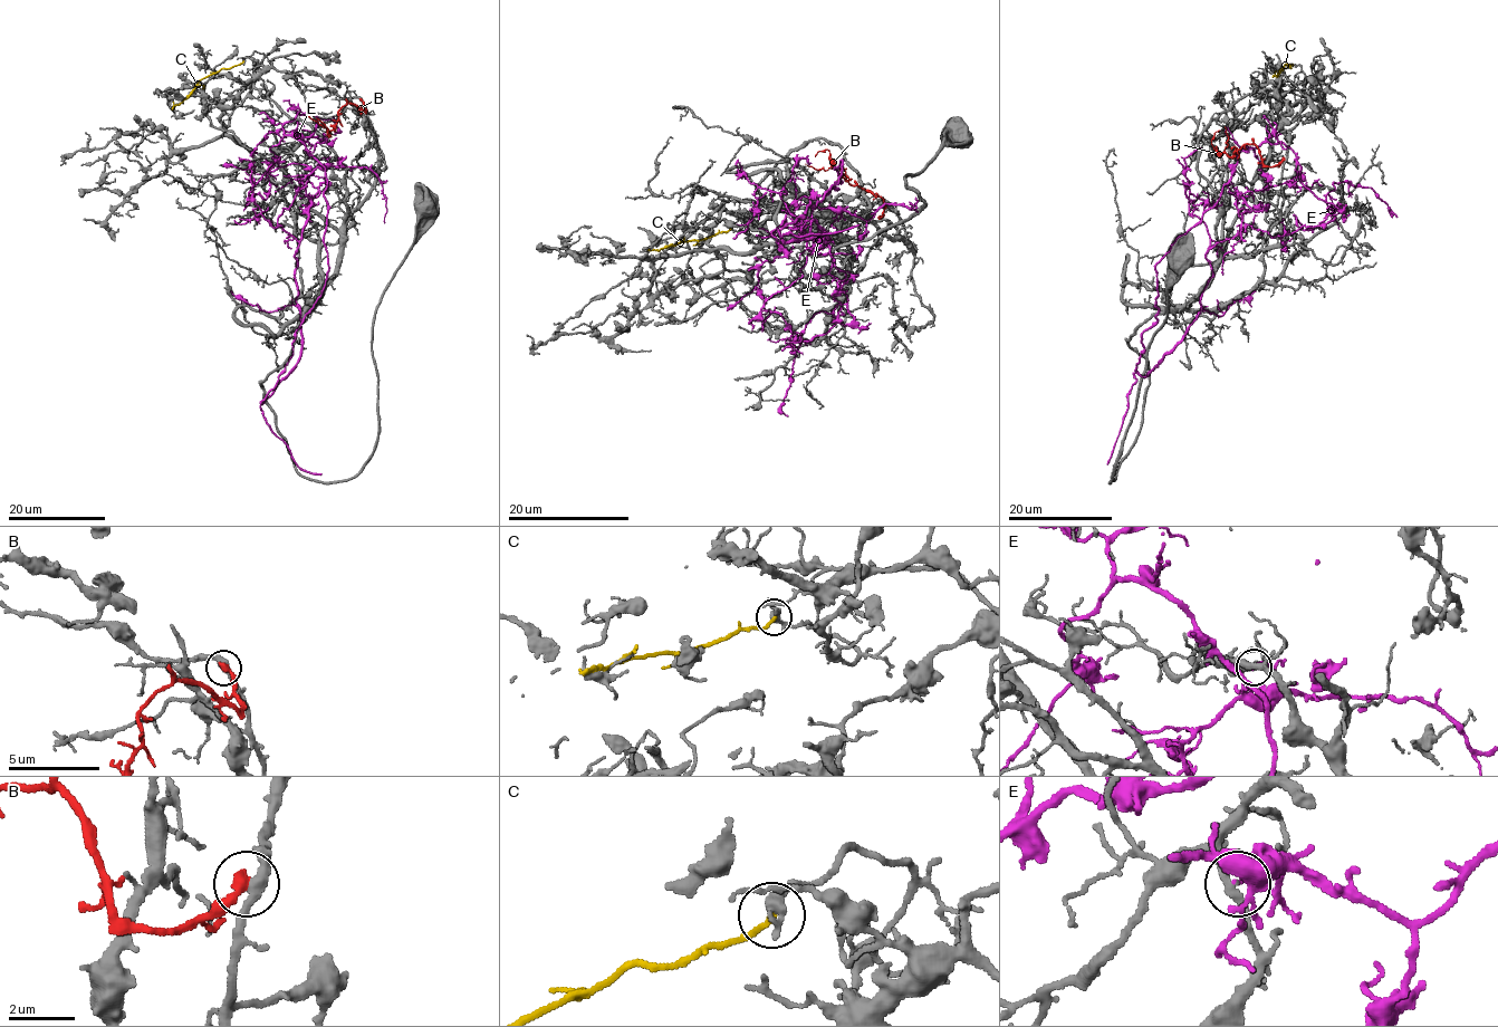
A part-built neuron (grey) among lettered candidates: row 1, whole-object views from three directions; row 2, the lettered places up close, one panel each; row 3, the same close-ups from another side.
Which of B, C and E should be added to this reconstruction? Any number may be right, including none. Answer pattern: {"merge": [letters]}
{"merge": []}

